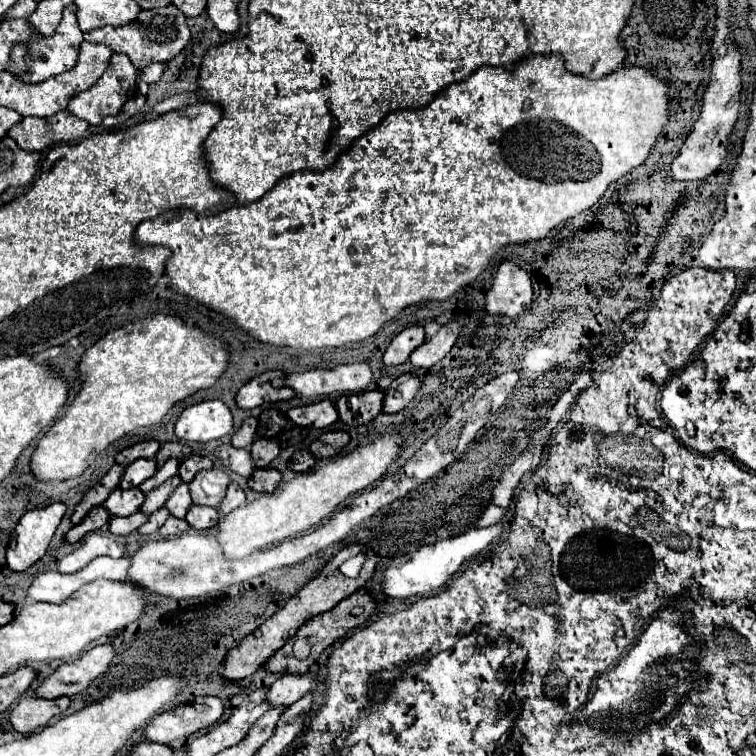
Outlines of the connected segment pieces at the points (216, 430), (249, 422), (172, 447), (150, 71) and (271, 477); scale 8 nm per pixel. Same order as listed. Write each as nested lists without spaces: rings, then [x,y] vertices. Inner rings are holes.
[[[205,400],[185,408],[175,424],[179,440],[209,442],[233,432],[233,414],[221,400]]]
[[[247,418],[241,426],[241,430],[237,430],[231,438],[231,444],[237,446],[237,448],[251,448],[251,442],[255,440],[255,434],[257,434],[257,426],[259,426],[259,420],[257,418]]]
[[[167,442],[167,444],[163,444],[161,446],[161,450],[157,452],[157,456],[155,456],[155,460],[157,460],[157,464],[159,466],[163,466],[169,458],[183,458],[183,454],[181,454],[181,442]]]
[[[151,64],[151,66],[147,66],[147,70],[139,72],[139,80],[147,82],[147,84],[153,84],[161,78],[161,74],[163,74],[163,64]]]
[[[259,468],[253,472],[253,476],[249,478],[249,486],[255,490],[255,492],[271,492],[275,490],[275,486],[279,486],[283,474],[275,468]]]

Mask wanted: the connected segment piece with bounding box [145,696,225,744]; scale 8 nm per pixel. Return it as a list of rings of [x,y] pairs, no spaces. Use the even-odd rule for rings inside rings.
[[[205,696],[195,700],[193,704],[183,704],[155,716],[151,724],[145,728],[145,736],[151,742],[169,744],[177,738],[187,738],[191,734],[197,734],[199,730],[215,726],[221,720],[223,712],[225,712],[225,702],[219,696]],[[195,704],[205,704],[207,708],[199,712],[195,710]]]

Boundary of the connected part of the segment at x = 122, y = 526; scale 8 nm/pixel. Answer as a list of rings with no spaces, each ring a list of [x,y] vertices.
[[[139,510],[139,512],[135,512],[135,514],[131,514],[131,516],[125,516],[125,518],[111,518],[109,530],[111,530],[113,534],[121,534],[121,536],[123,536],[123,534],[131,534],[131,532],[135,532],[139,526],[143,526],[147,520],[149,520],[149,516]]]

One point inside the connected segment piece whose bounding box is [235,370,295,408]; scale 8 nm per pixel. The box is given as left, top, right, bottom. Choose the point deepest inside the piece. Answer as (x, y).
(260, 390)

